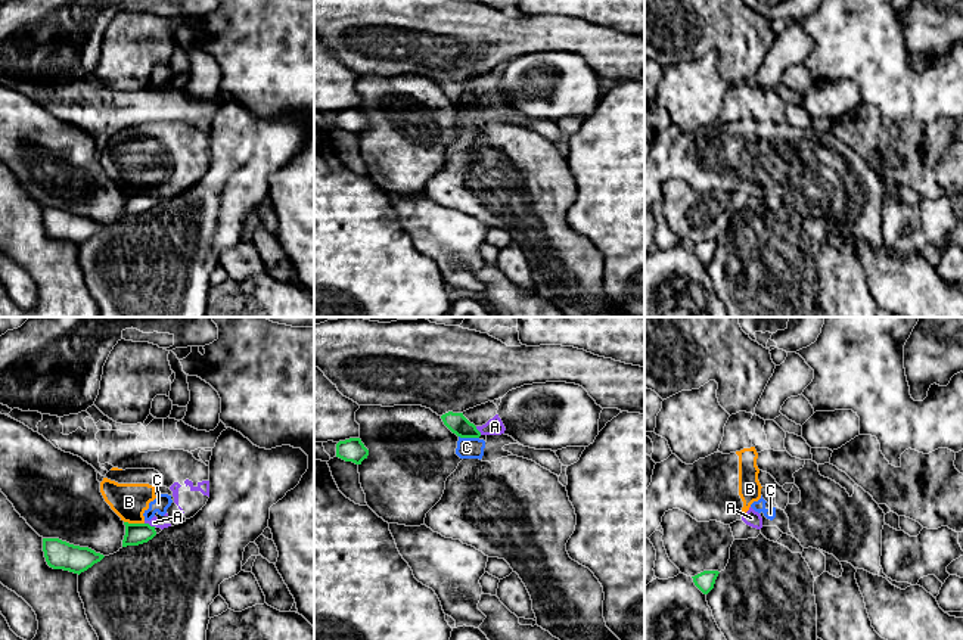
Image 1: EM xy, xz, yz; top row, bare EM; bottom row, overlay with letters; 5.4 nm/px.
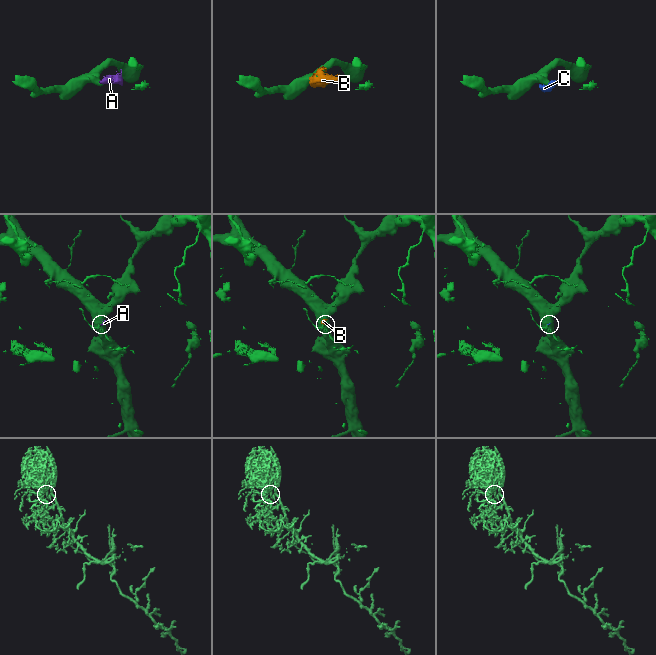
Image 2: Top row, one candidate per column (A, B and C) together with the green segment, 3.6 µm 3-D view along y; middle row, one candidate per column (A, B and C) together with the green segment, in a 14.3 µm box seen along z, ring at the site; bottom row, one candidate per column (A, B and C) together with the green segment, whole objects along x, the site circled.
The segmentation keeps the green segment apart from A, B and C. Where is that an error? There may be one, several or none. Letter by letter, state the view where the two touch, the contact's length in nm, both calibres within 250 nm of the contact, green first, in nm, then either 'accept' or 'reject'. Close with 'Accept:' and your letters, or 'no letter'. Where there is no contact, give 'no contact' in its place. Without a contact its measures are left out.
A: contact in xy; length 60 nm; calibres 120 and 50 nm; reject
B: contact in xy; length 110 nm; calibres 120 and 190 nm; reject
C: contact in xz; length 110 nm; calibres 110 and 110 nm; reject
Accept: no letter

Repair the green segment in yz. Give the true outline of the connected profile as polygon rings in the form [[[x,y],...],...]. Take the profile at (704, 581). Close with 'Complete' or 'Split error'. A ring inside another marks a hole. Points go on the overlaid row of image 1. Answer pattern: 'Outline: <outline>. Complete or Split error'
Outline: [[[703,571],[692,578],[693,578],[695,585],[703,594],[708,594],[714,588],[714,584],[715,584],[718,574],[720,574],[718,571]]]. Complete

